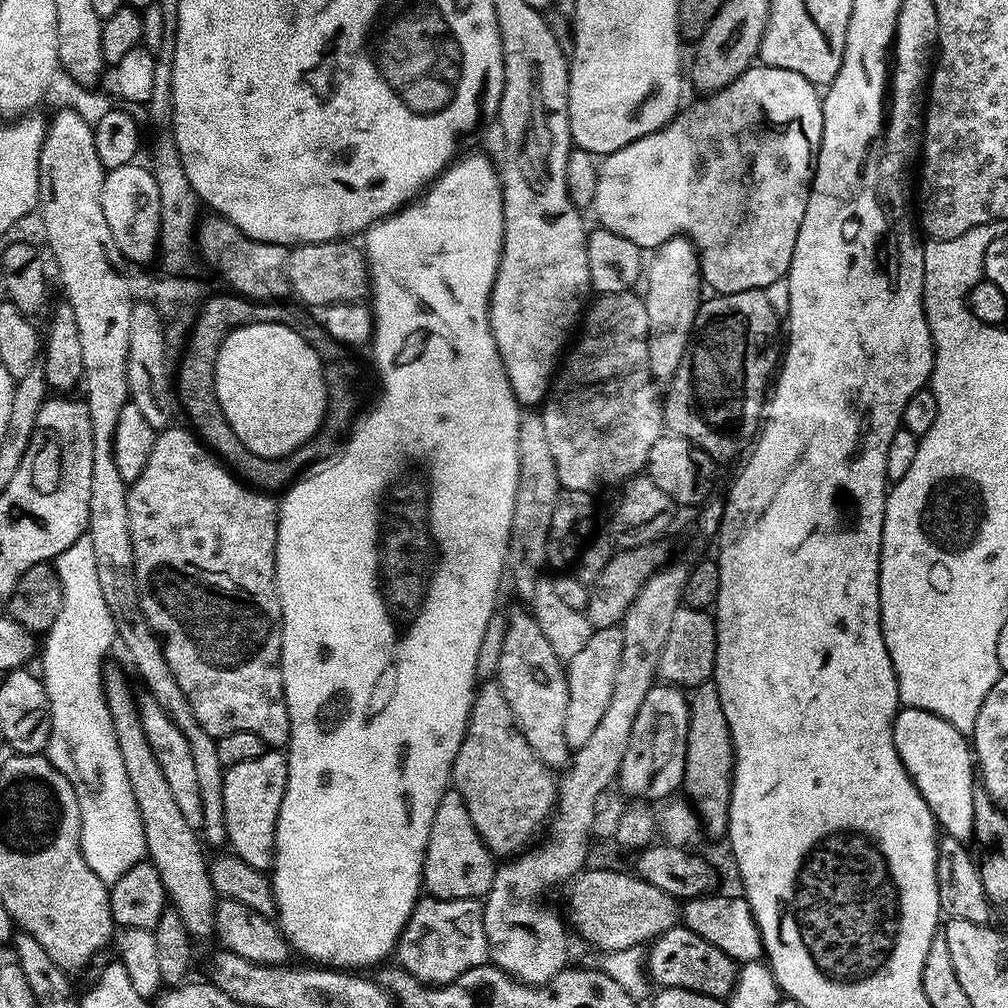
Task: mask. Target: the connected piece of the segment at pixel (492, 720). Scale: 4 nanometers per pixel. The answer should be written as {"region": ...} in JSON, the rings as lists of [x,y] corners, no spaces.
{"region":[[[481,683],[472,697],[468,729],[454,758],[451,783],[462,794],[470,822],[493,857],[515,857],[541,835],[556,807],[558,784],[552,776],[530,750],[530,742],[522,738],[499,683]]]}

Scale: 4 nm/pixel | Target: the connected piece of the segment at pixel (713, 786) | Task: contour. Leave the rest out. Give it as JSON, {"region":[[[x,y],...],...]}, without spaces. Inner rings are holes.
{"region":[[[715,683],[693,689],[689,701],[687,756],[684,767],[683,791],[696,809],[701,823],[714,836],[723,837],[729,822],[729,798],[732,793],[733,752],[729,726],[721,712]]]}

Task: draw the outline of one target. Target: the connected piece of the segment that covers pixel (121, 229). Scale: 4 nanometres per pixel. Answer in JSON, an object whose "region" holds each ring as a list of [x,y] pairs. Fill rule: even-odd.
{"region":[[[133,162],[105,171],[102,214],[106,214],[106,226],[110,226],[110,234],[114,234],[114,242],[118,242],[125,260],[136,266],[144,266],[140,264],[155,261],[158,256],[160,206],[158,184],[147,167],[139,168],[138,165]]]}

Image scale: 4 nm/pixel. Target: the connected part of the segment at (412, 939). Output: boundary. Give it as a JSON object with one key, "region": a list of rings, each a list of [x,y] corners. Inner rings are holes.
{"region":[[[421,898],[406,922],[394,953],[399,967],[405,968],[423,984],[449,984],[466,970],[482,966],[488,959],[484,910],[479,899],[438,900]]]}

